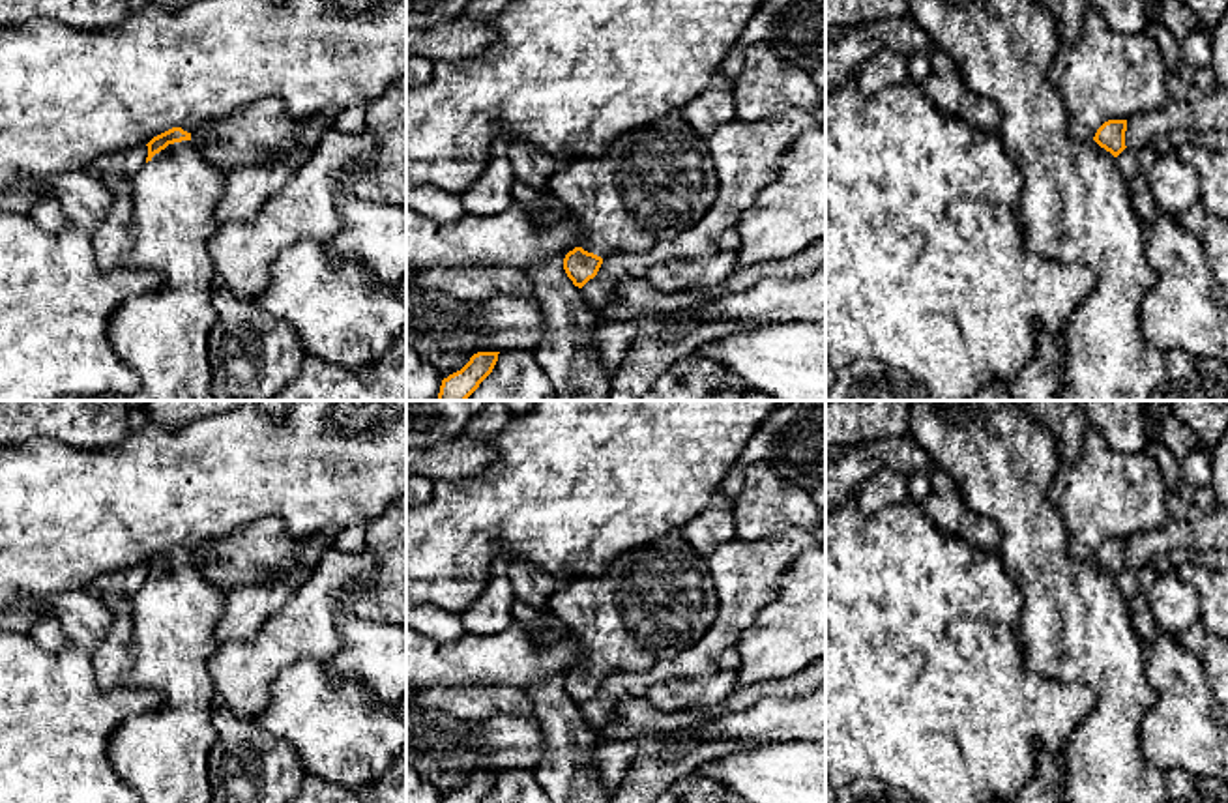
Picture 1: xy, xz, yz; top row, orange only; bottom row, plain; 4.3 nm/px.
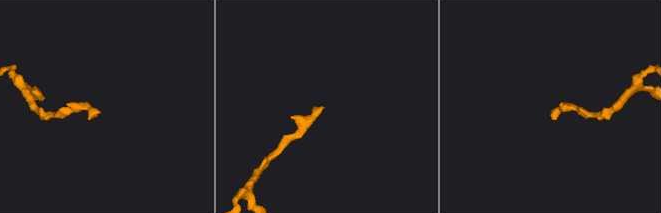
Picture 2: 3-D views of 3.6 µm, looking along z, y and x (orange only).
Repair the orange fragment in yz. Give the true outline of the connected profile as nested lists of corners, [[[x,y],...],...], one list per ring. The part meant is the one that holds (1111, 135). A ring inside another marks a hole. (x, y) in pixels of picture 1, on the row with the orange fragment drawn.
[[[910,0],[910,15],[927,32],[932,47],[953,60],[964,86],[996,105],[1000,140],[1022,176],[1016,217],[1030,255],[1080,264],[1093,273],[1091,292],[1065,326],[1061,401],[1149,401],[1166,380],[1166,356],[1148,344],[1140,329],[1140,309],[1153,285],[1153,270],[1146,258],[1144,223],[1133,208],[1129,183],[1116,161],[1127,148],[1127,120],[1104,122],[1088,142],[1069,135],[1067,110],[1052,79],[1060,49],[1056,19],[1033,0]]]

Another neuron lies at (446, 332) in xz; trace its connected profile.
[[[406,268],[406,346],[431,363],[442,378],[460,371],[477,352],[500,352],[483,339],[475,301],[440,290],[412,286]]]

